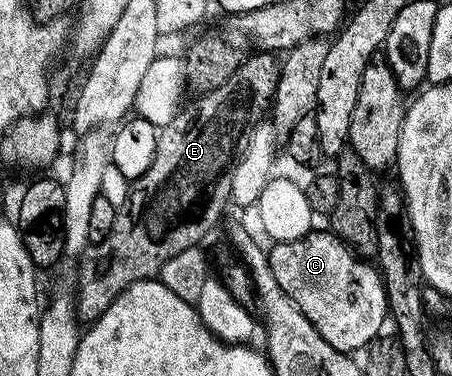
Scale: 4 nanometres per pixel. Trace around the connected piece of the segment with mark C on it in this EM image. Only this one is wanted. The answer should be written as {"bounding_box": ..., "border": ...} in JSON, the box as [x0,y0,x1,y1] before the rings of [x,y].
{"bounding_box":[268,231,389,355],"border":[[[312,231],[294,241],[278,241],[272,247],[268,250],[271,275],[335,351],[353,355],[356,349],[364,350],[376,340],[384,330],[385,319],[387,323],[389,303],[382,275],[368,260],[358,257],[329,231]]]}

